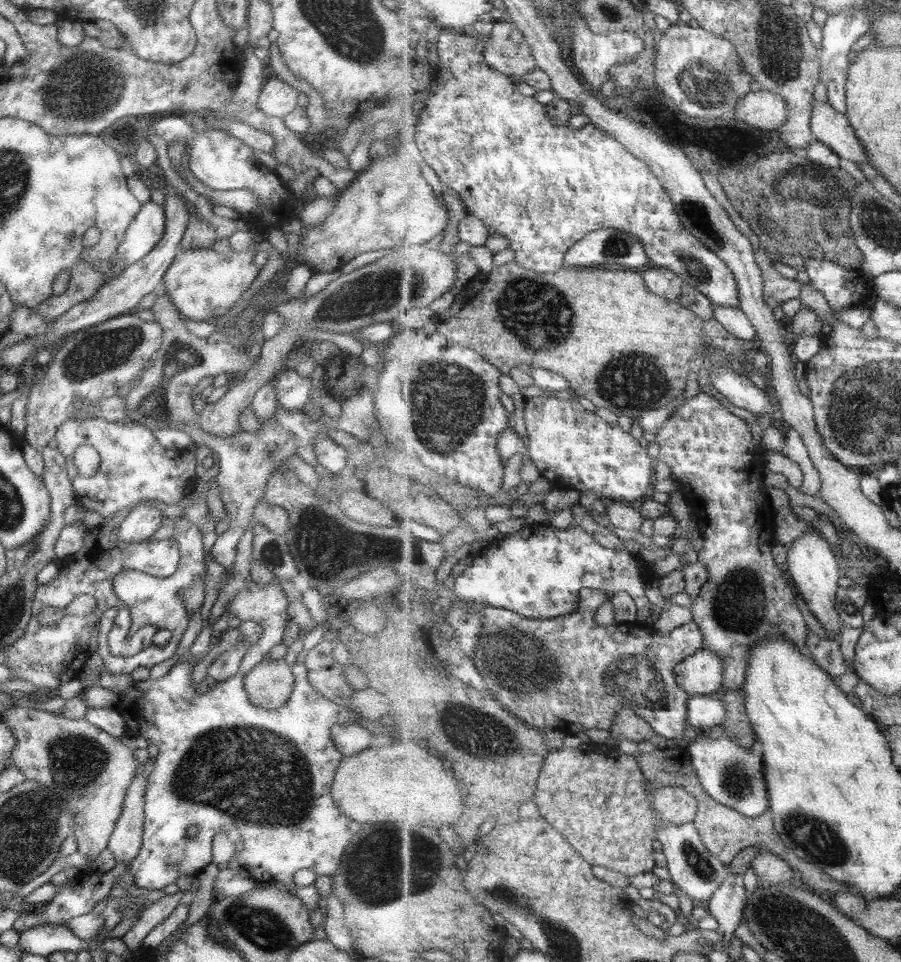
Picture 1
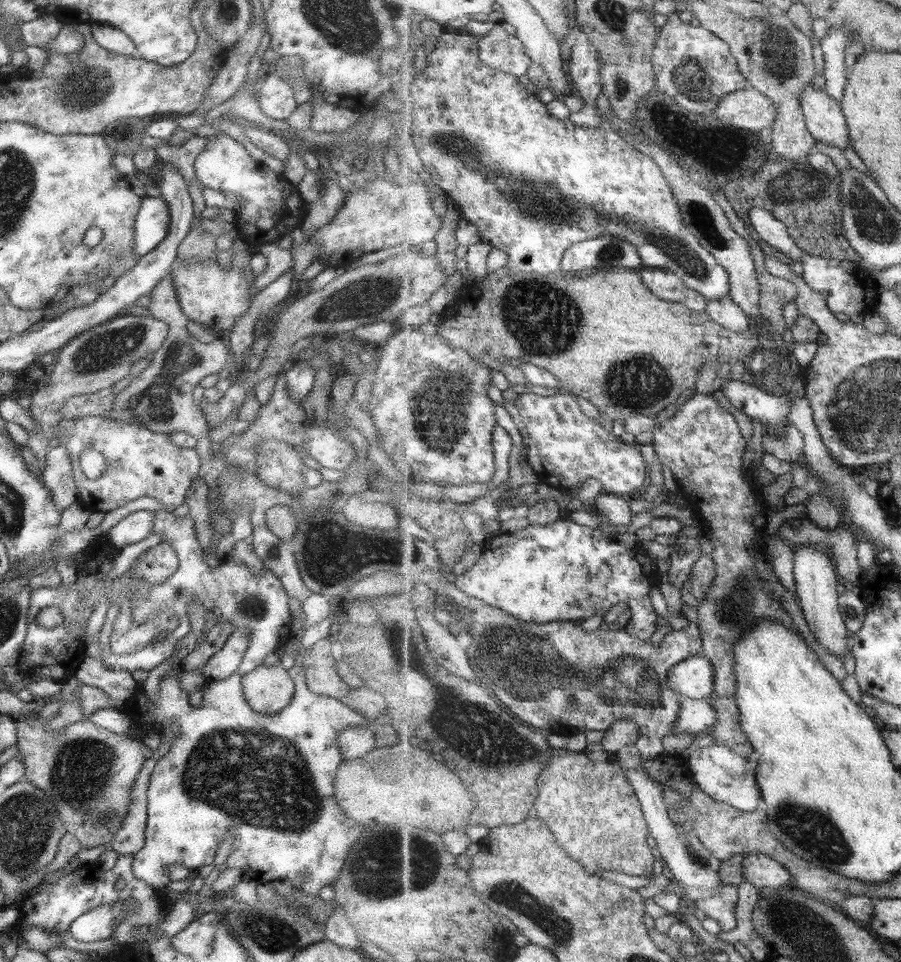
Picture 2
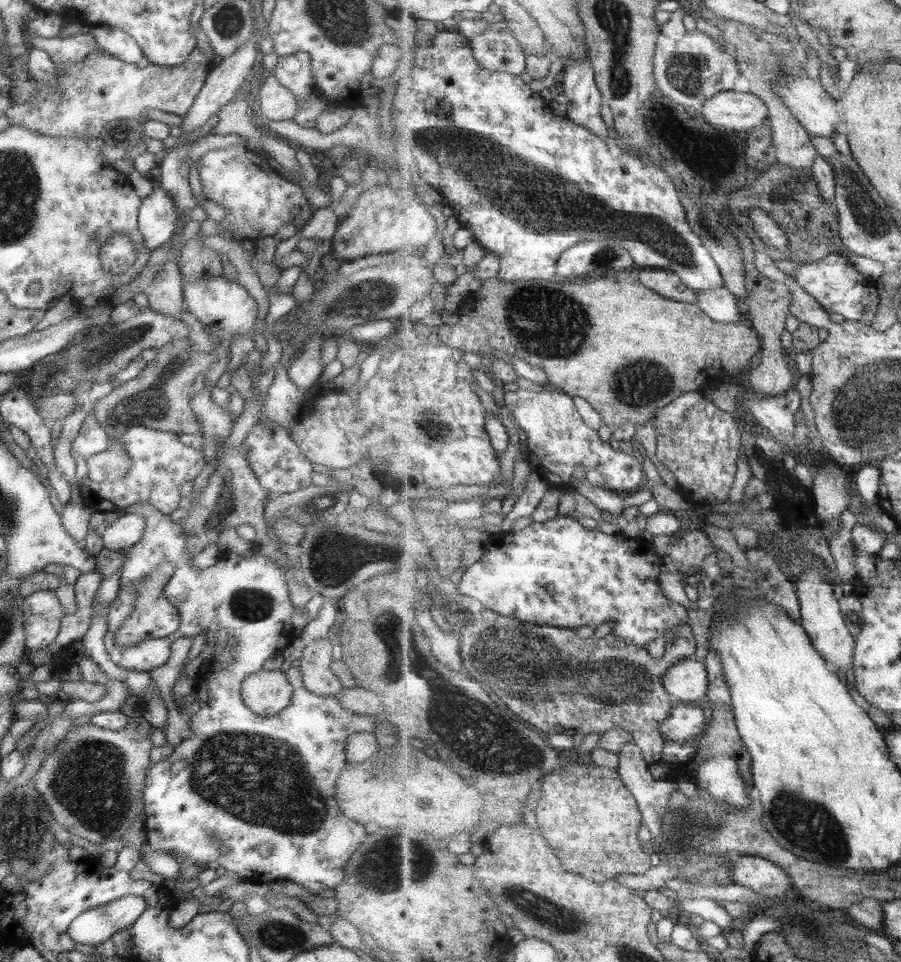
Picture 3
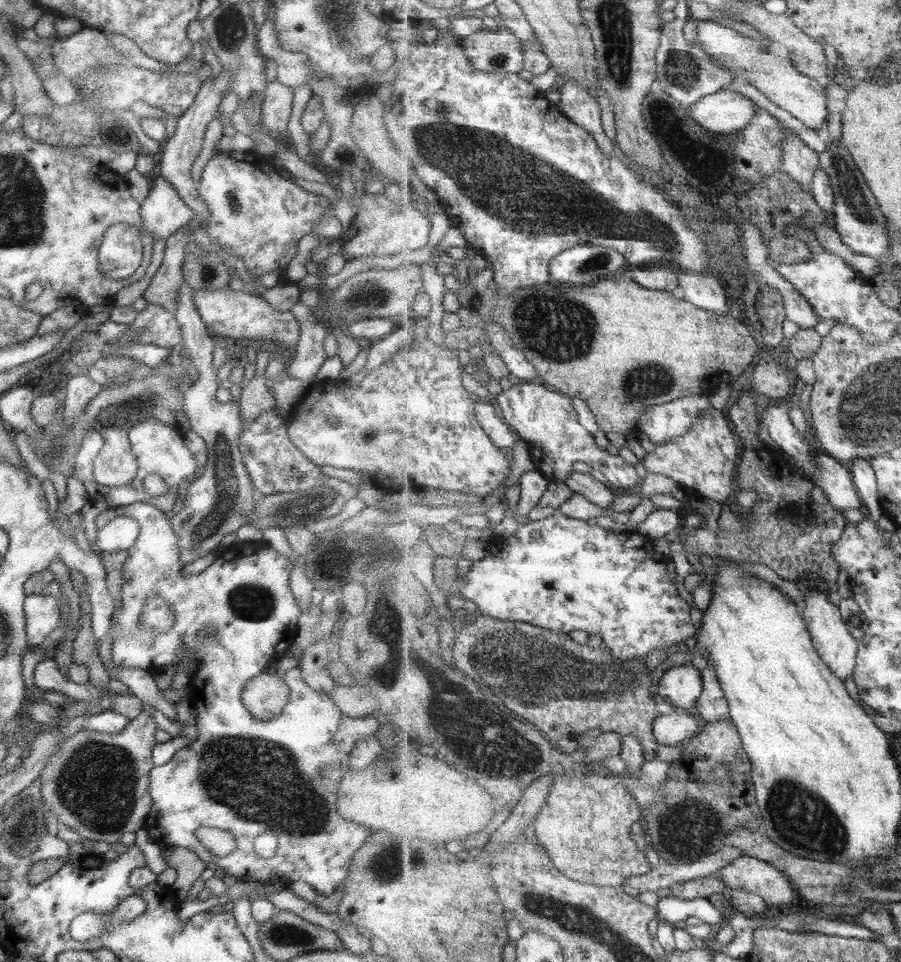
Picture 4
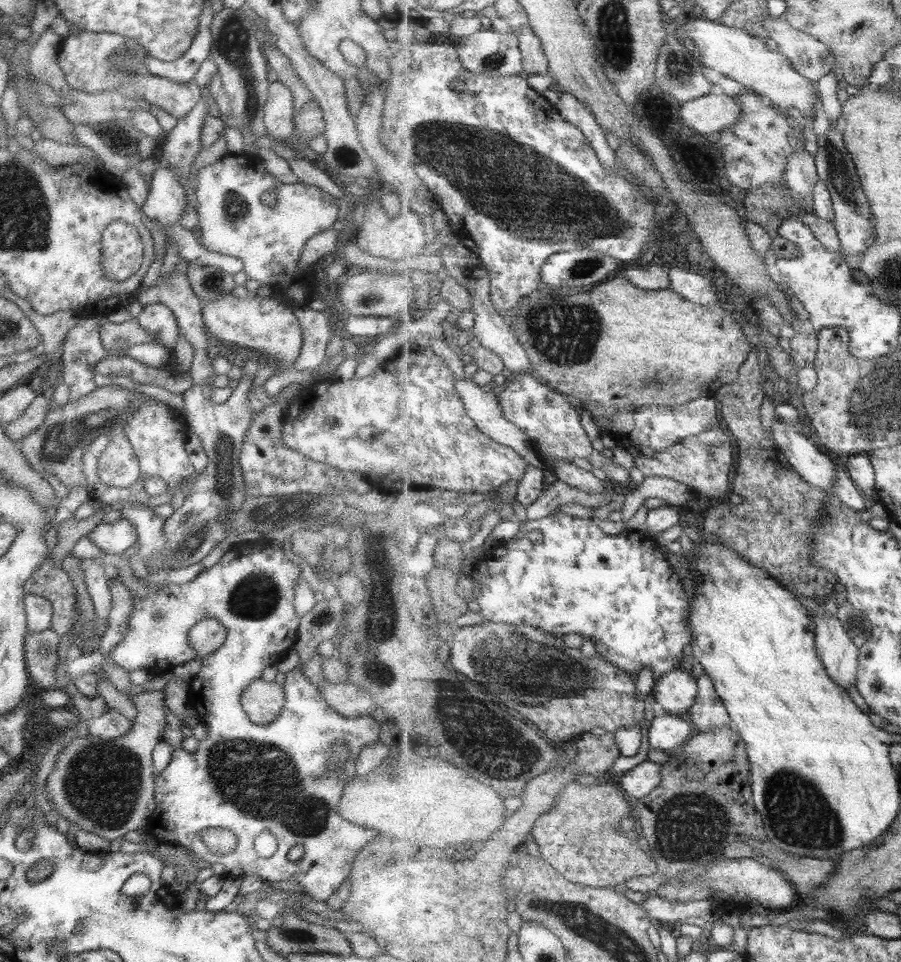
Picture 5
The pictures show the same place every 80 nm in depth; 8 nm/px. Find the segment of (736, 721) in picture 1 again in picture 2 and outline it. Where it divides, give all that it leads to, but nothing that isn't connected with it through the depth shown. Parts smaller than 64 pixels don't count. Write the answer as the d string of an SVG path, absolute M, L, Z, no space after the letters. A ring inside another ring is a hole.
M736 696L713 698L718 721L714 724L712 738L714 744L724 744L733 752L749 758L753 754L754 746L748 741L741 726L741 711L739 710Z

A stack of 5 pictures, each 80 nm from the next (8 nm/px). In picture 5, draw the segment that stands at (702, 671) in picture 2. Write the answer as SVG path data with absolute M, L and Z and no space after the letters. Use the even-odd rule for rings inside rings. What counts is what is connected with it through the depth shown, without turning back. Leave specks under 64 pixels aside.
M673 669L656 680L651 692L656 702L672 716L688 716L689 709L696 703L698 686L691 671Z

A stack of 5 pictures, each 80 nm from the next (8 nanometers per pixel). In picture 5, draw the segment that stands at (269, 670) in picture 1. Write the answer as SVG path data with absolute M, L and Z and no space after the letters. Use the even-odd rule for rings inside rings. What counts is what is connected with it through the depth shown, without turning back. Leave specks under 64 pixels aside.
M257 678L240 694L240 705L253 724L269 725L284 703L282 687L275 681Z

